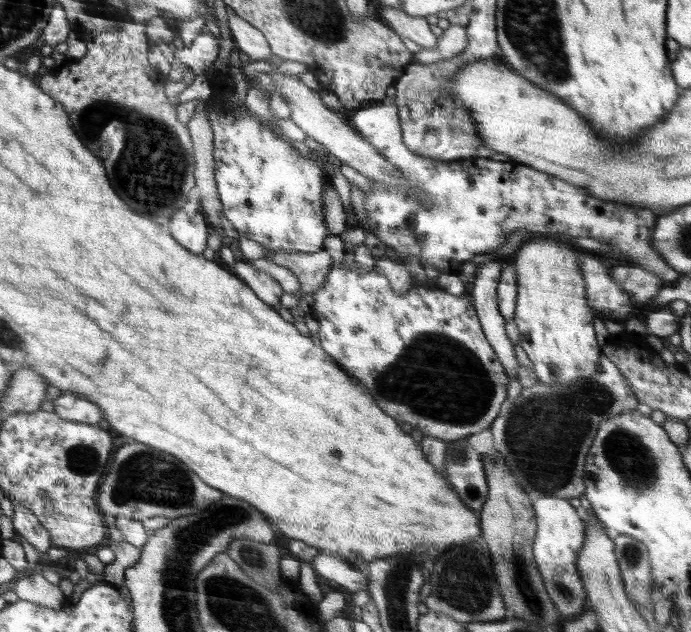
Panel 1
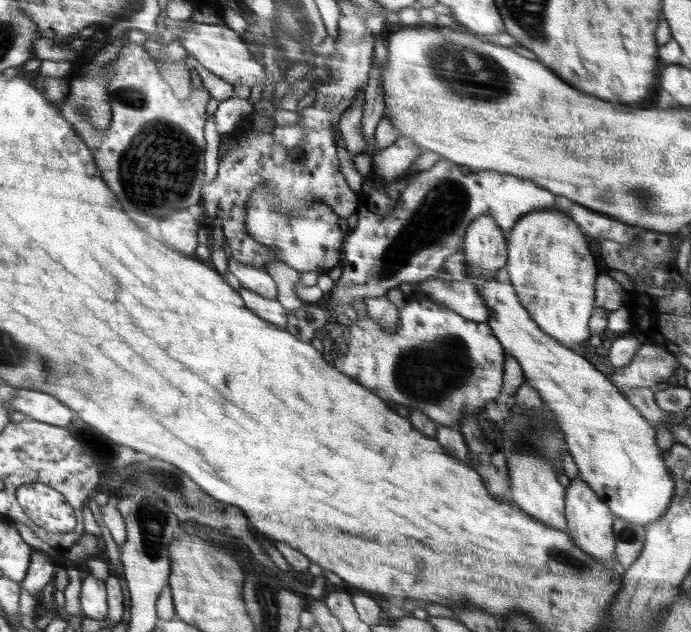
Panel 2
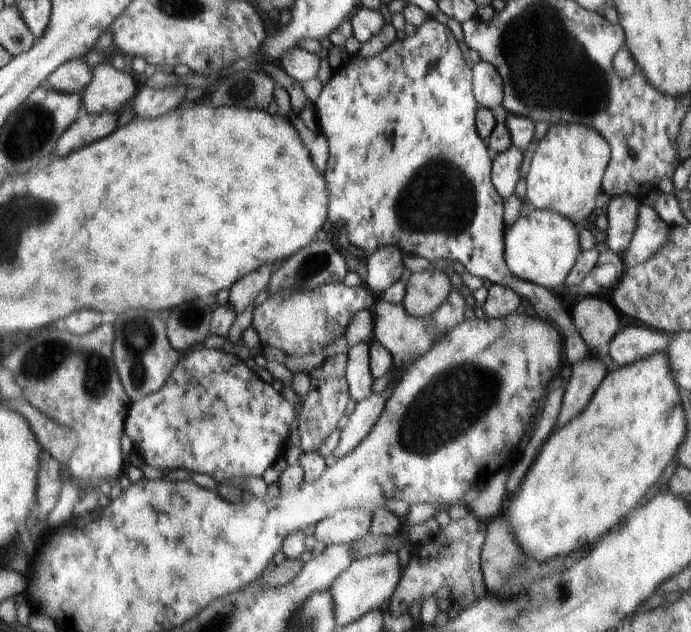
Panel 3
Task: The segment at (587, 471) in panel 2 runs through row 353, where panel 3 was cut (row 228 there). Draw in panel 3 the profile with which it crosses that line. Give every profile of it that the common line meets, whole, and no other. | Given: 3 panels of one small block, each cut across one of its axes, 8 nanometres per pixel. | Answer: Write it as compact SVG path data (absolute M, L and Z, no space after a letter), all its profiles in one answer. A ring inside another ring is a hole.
M525 203L518 220L504 231L504 260L508 270L520 280L550 291L558 290L580 256L580 227L556 211L534 209Z

